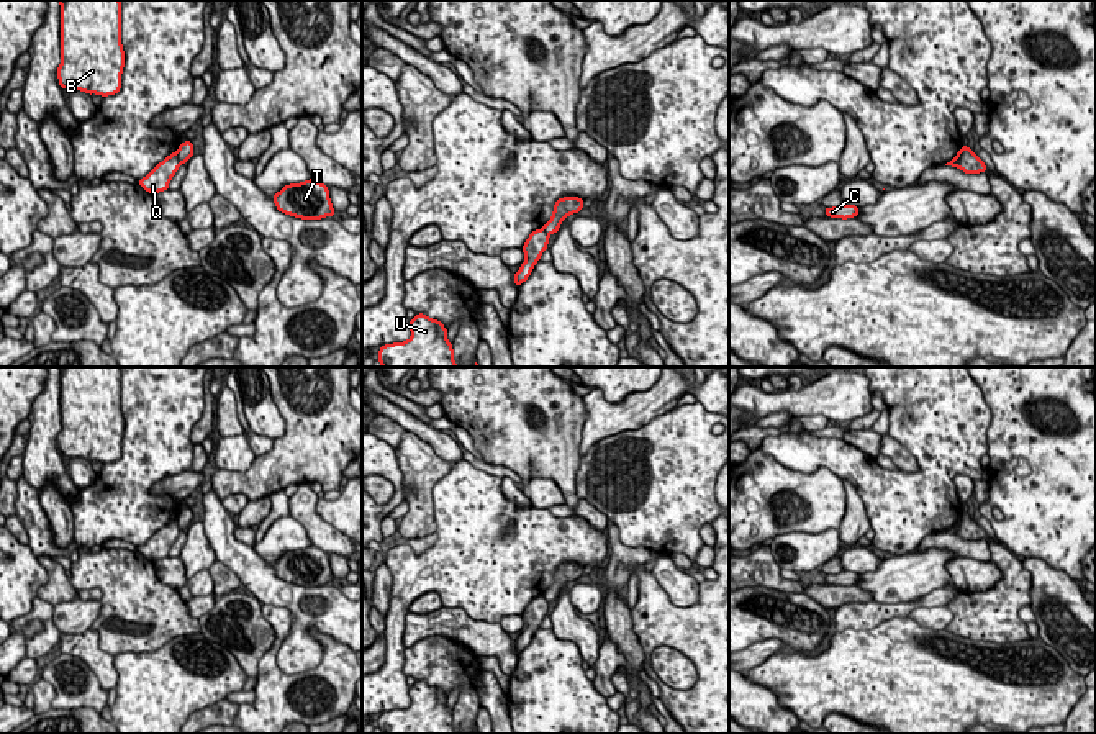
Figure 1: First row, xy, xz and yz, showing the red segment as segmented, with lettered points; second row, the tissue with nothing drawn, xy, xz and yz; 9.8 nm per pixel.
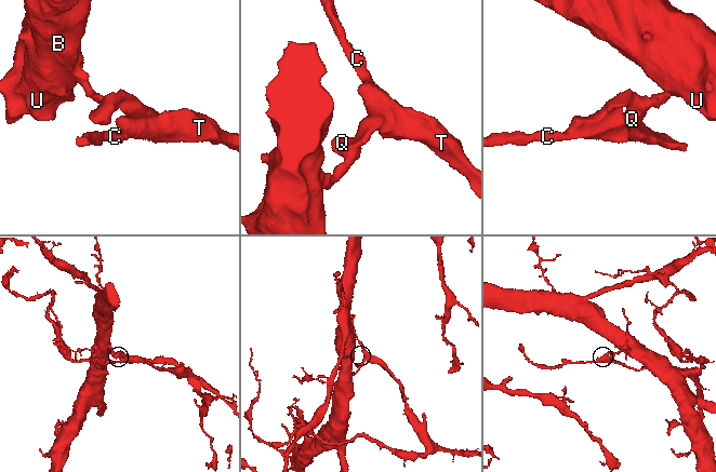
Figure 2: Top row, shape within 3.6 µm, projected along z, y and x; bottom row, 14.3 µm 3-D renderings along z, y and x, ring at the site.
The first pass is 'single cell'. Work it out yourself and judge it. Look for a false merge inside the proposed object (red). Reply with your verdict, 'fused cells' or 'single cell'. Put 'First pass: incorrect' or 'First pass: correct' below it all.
fused cells
First pass: incorrect

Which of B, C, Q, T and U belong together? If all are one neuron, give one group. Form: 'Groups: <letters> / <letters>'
Groups: B Q U / C T

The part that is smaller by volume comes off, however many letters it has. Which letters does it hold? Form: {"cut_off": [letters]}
{"cut_off": ["C", "T"]}

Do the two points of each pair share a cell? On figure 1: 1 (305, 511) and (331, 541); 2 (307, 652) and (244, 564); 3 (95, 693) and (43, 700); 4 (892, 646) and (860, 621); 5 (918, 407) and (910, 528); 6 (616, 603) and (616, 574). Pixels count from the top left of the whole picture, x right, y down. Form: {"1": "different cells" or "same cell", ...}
{"1": "same cell", "2": "same cell", "3": "different cells", "4": "different cells", "5": "same cell", "6": "different cells"}

